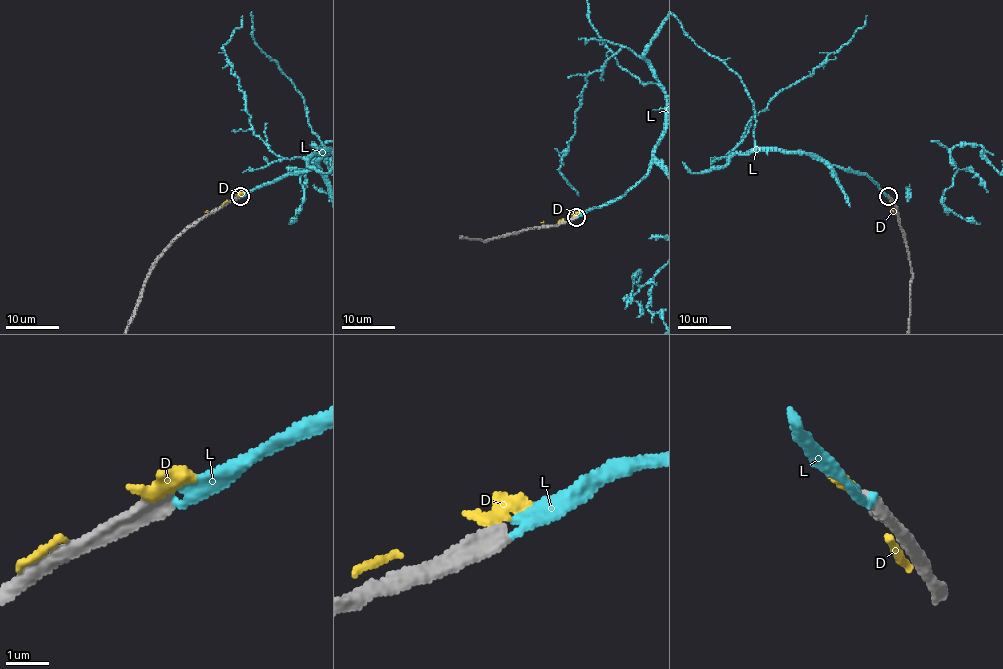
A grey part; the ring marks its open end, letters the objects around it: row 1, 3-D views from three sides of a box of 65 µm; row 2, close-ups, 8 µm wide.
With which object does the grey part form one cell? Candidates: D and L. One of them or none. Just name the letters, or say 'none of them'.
L

